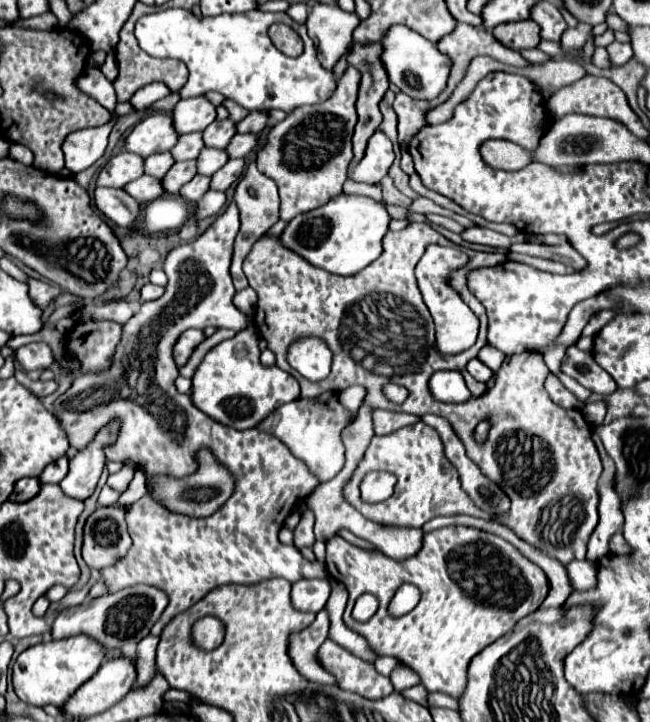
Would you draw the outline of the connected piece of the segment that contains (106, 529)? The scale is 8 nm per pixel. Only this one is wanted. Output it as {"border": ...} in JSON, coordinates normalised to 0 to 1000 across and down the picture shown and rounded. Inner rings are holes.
{"border":[[[151,701],[129,726],[126,773],[135,787],[163,787],[185,776],[203,748],[194,734],[191,706],[175,701]]]}

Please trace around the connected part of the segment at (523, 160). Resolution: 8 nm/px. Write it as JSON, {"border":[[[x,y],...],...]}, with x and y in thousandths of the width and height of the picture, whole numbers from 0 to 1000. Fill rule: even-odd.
{"border":[[[755,193],[738,204],[745,224],[769,235],[800,235],[815,224],[815,211],[782,194]]]}

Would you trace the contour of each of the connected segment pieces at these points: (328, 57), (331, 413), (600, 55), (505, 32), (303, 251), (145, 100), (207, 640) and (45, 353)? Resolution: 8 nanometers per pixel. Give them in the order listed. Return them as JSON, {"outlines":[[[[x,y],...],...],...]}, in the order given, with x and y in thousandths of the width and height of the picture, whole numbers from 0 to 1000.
{"outlines":[[[[486,6],[471,28],[474,50],[480,53],[489,83],[502,97],[511,97],[520,80],[542,61],[542,44],[554,33],[548,19],[529,17],[511,6]]],[[[498,543],[486,551],[458,551],[452,557],[443,557],[422,571],[403,587],[397,587],[394,596],[415,598],[422,607],[437,612],[443,623],[465,637],[477,654],[486,657],[492,668],[511,665],[529,645],[529,618],[523,612],[523,596],[532,593],[542,582],[542,573],[520,560],[520,543]]],[[[917,65],[911,78],[911,89],[922,94],[940,94],[942,89],[937,83],[935,72],[929,65]]],[[[800,28],[785,33],[769,33],[757,42],[760,53],[788,69],[825,66],[831,61],[831,39],[822,28]]],[[[523,269],[495,288],[452,299],[428,327],[428,332],[474,360],[480,368],[498,371],[523,382],[542,382],[578,360],[588,349],[588,327],[597,319],[600,299],[585,280],[563,271]]],[[[237,114],[237,116],[228,116],[228,119],[222,119],[222,122],[215,122],[206,133],[203,133],[203,147],[209,150],[209,152],[218,152],[218,150],[228,150],[231,144],[237,144],[240,139],[246,139],[246,136],[252,136],[252,133],[258,133],[262,130],[262,122],[255,122],[255,116],[249,116],[249,114]]],[[[314,853],[311,859],[298,861],[295,892],[302,898],[323,903],[323,900],[335,898],[335,892],[342,892],[342,886],[345,886],[345,870],[342,870],[342,859],[335,859],[332,853]]],[[[40,476],[22,488],[25,501],[43,512],[71,512],[80,507],[80,485],[71,476]]]]}

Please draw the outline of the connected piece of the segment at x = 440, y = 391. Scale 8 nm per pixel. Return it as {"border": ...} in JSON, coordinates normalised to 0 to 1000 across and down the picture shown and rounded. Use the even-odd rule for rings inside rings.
{"border":[[[702,512],[668,515],[658,535],[662,535],[665,548],[677,557],[689,557],[689,560],[702,557],[705,560],[705,557],[717,557],[726,551],[726,543],[720,540],[711,518]]]}

